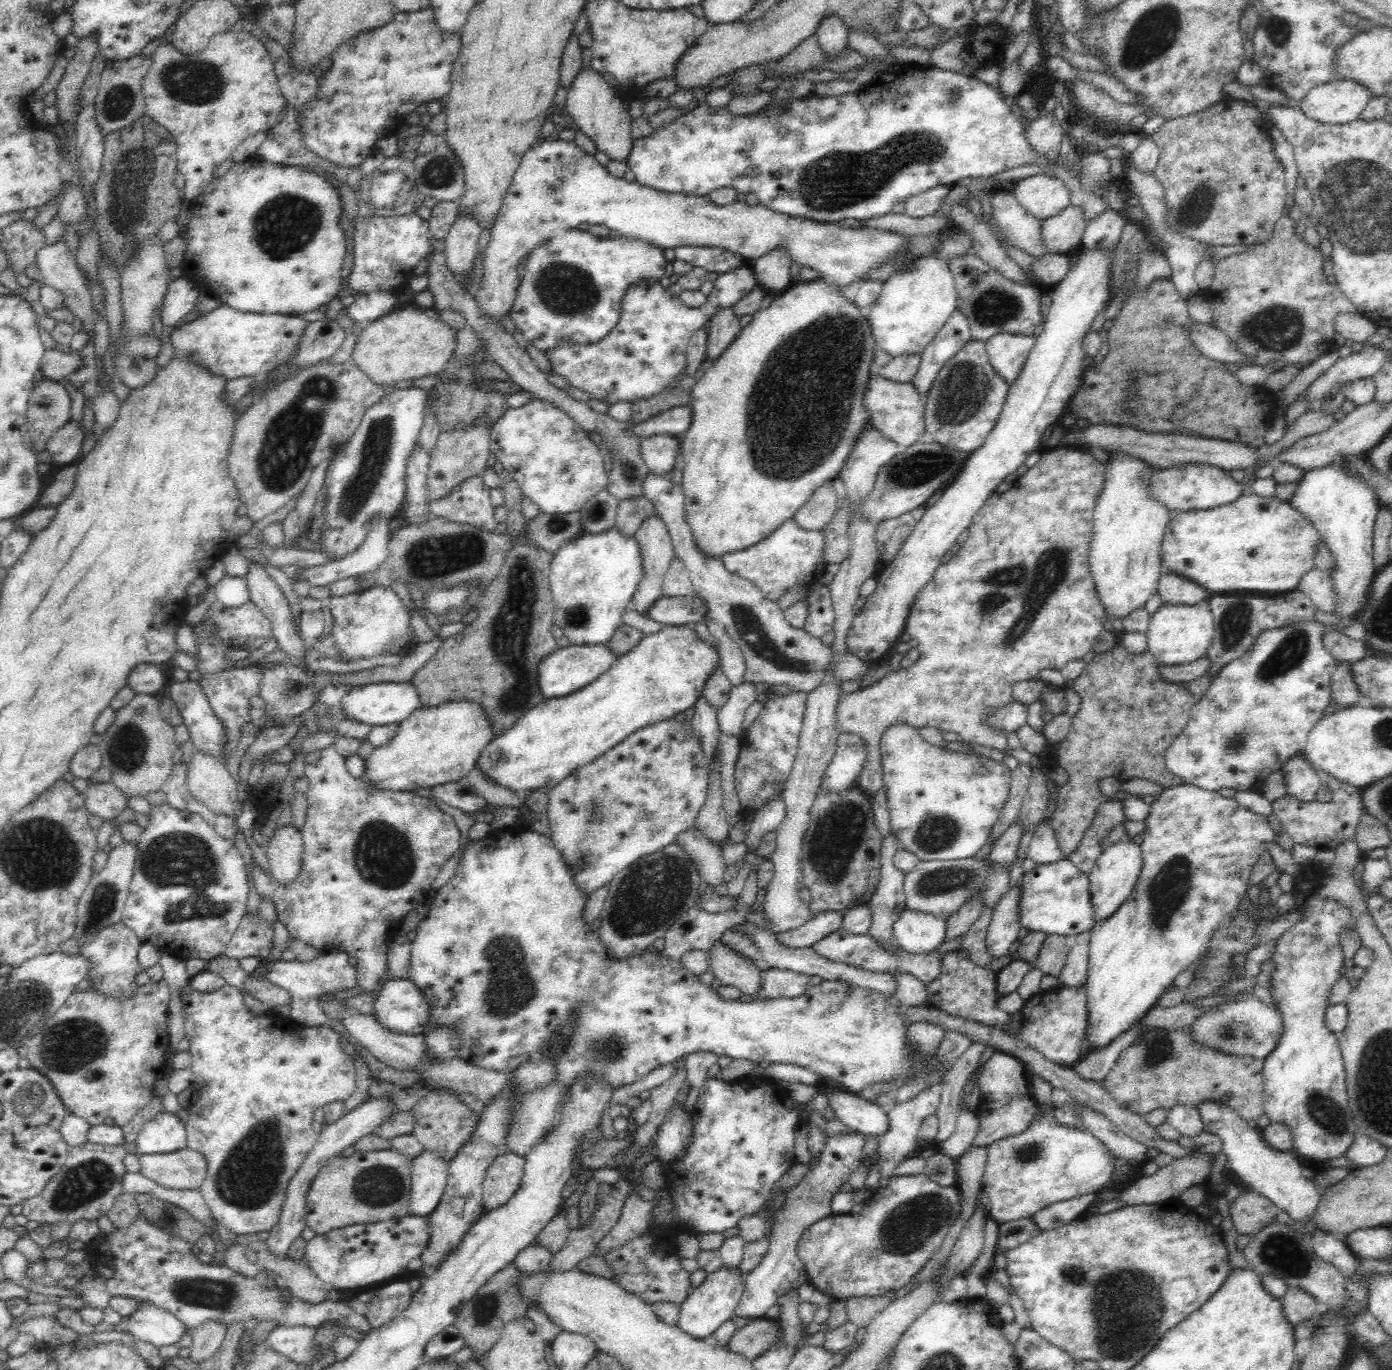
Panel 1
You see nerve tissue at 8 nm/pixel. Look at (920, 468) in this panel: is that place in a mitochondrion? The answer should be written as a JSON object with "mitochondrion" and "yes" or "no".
{"mitochondrion":"yes"}

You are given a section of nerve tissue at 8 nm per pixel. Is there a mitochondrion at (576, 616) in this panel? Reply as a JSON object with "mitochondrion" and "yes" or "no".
{"mitochondrion":"yes"}

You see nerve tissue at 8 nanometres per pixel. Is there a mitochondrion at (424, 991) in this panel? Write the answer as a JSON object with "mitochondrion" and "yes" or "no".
{"mitochondrion":"no"}

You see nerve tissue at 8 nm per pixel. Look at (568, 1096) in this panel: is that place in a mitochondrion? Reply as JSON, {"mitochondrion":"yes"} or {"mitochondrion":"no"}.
{"mitochondrion":"no"}

